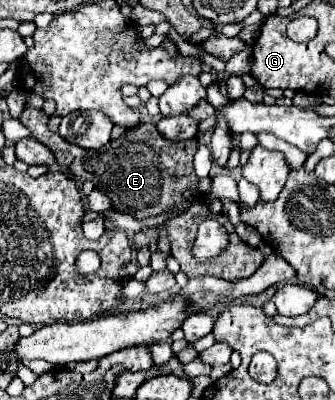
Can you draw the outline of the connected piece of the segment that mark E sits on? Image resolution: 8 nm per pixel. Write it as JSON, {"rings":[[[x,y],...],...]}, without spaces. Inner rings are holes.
{"rings":[[[25,105],[19,121],[31,131],[31,137],[49,147],[59,165],[67,167],[77,181],[93,181],[95,189],[107,193],[113,201],[113,209],[119,213],[129,213],[135,219],[149,219],[155,215],[173,209],[183,203],[183,193],[197,193],[199,179],[193,171],[193,155],[197,151],[195,141],[169,143],[165,141],[153,123],[143,123],[137,129],[125,131],[119,139],[109,141],[97,151],[77,149],[77,145],[69,145],[57,133],[47,129],[47,115],[43,109]],[[173,173],[177,173],[177,181],[173,181]]]}

